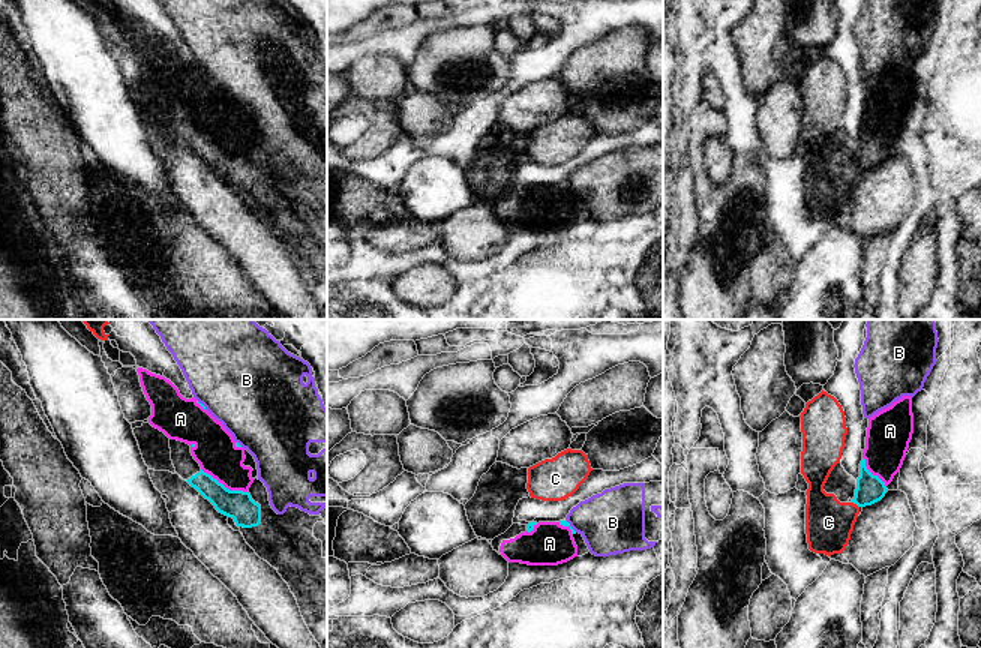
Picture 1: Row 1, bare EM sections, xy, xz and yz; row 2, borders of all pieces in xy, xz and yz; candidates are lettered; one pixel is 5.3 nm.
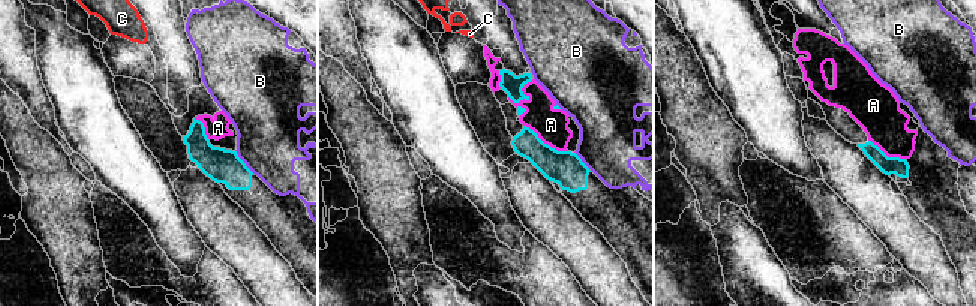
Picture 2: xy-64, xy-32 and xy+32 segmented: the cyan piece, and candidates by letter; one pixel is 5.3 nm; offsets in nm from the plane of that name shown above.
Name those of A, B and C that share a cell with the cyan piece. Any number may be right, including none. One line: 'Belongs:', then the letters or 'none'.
Belongs: A

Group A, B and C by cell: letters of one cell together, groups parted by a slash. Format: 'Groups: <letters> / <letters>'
Groups: A / B / C

